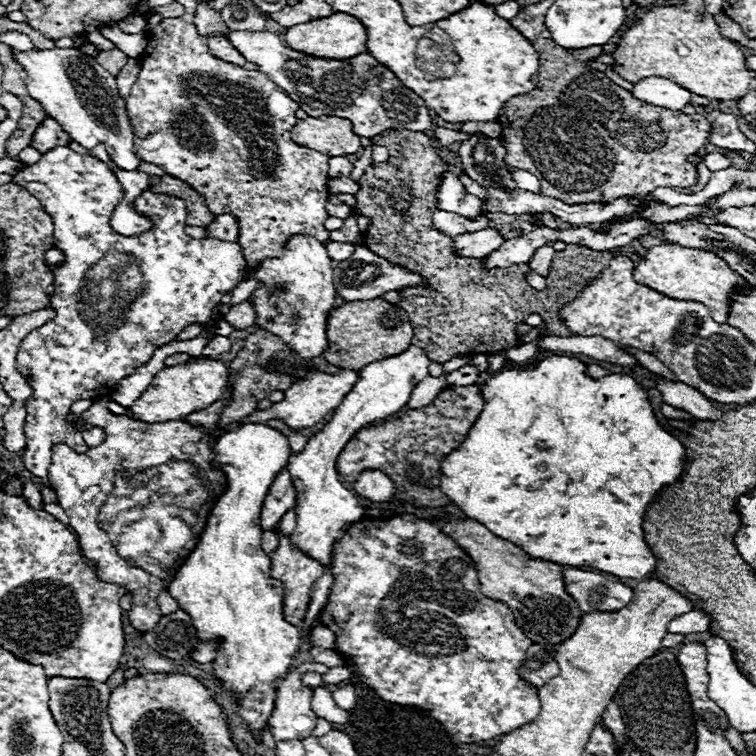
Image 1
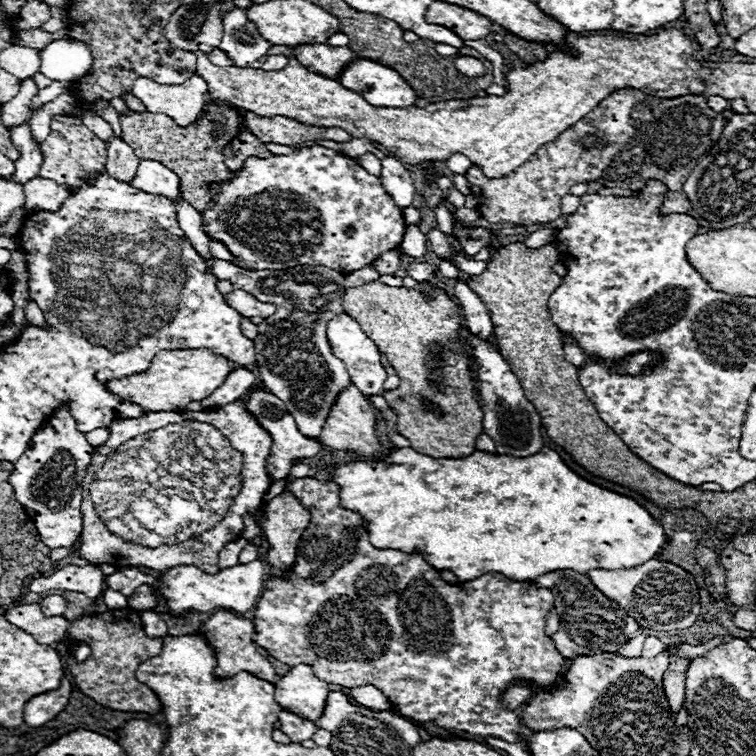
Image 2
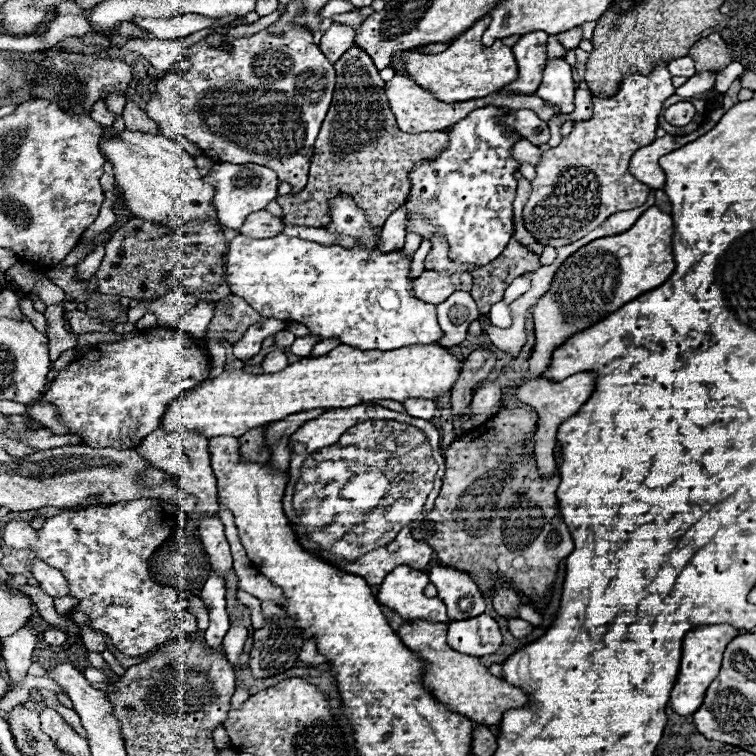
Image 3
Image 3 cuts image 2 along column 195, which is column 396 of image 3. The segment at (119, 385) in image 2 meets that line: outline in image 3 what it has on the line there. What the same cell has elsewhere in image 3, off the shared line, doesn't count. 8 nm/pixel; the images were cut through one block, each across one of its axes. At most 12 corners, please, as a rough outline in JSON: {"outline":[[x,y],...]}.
{"outline":[[438,344],[336,346],[282,372],[226,370],[166,432],[240,438],[314,408],[440,400],[464,362]]}

